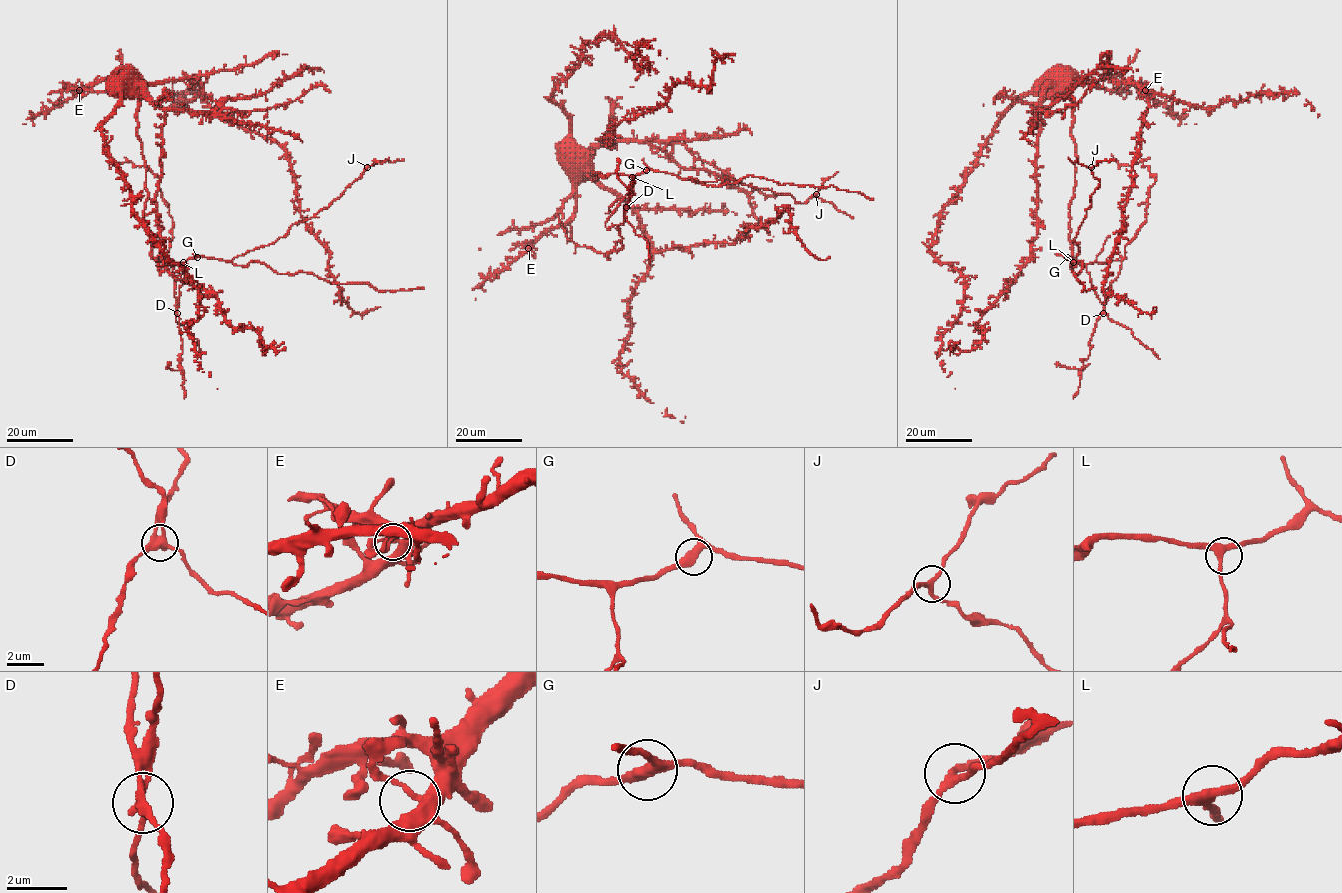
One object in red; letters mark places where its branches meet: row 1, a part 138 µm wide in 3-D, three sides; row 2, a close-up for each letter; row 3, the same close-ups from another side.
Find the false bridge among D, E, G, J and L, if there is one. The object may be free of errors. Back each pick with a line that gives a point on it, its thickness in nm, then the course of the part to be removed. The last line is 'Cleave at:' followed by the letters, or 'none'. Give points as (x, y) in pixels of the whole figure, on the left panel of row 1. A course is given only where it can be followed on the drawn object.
D: place (177, 313); calibre 280 nm; course (177, 313), (175, 277), (167, 254), (172, 217), (159, 178), (143, 165), (114, 165), (105, 154)
Cleave at: D

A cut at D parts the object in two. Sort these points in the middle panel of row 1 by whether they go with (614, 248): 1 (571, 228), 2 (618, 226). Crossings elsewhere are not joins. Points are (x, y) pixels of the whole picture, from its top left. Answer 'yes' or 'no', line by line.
1: no
2: yes

